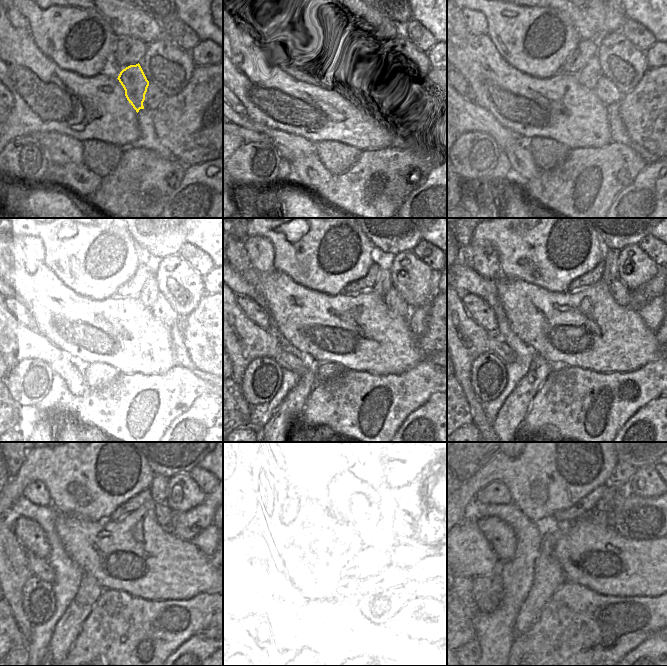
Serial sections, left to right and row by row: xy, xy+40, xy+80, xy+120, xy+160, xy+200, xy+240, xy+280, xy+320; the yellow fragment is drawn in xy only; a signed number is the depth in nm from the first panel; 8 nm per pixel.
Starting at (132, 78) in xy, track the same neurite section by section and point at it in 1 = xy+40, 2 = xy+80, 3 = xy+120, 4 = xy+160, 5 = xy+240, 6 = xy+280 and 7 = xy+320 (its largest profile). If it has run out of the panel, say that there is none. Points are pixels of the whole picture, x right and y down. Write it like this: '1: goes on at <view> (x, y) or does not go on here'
1: goes on at xy+40 (361, 77)
2: goes on at xy+80 (590, 75)
3: goes on at xy+120 (149, 294)
4: goes on at xy+160 (382, 284)
5: goes on at xy+240 (159, 484)
6: goes on at xy+280 (384, 482)
7: goes on at xy+320 (610, 477)

